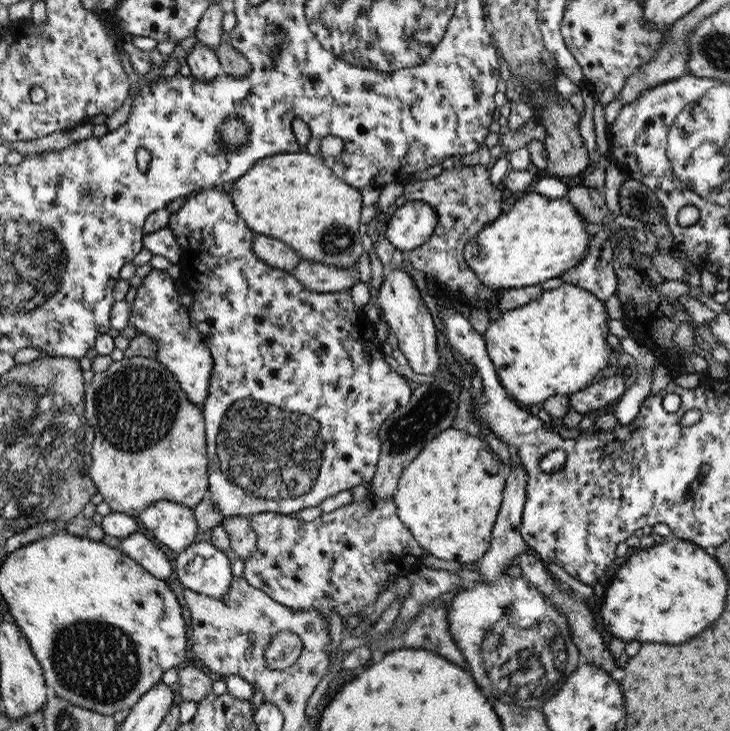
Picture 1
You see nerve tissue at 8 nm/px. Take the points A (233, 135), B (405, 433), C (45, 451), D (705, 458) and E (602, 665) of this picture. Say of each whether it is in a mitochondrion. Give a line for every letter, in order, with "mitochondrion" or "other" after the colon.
A: mitochondrion
B: mitochondrion
C: mitochondrion
D: mitochondrion
E: other

